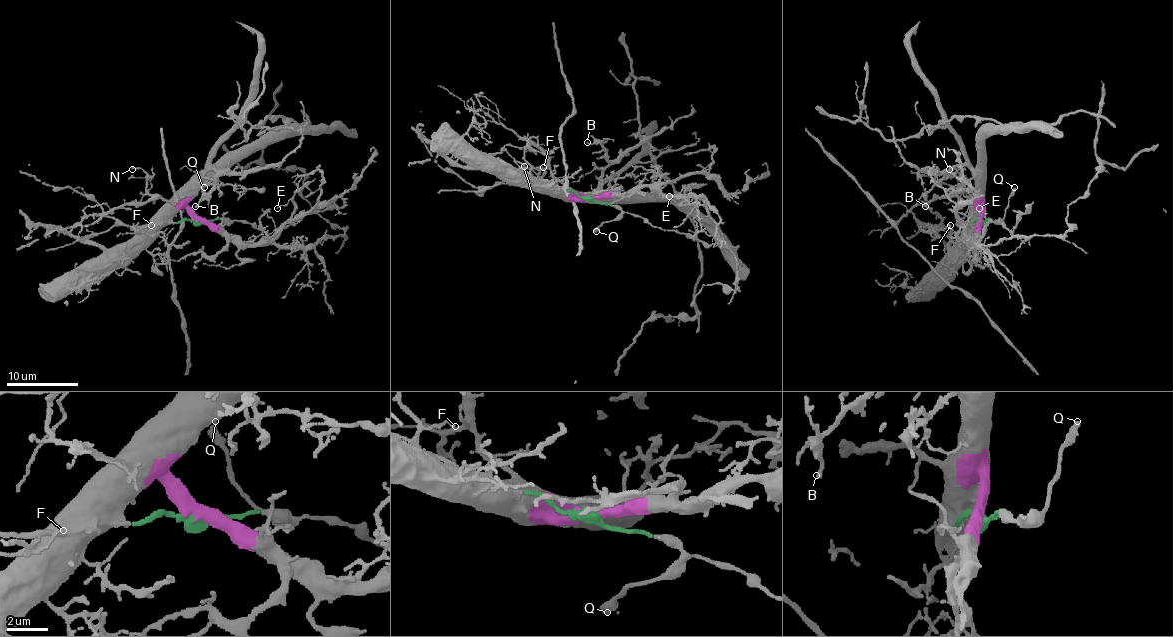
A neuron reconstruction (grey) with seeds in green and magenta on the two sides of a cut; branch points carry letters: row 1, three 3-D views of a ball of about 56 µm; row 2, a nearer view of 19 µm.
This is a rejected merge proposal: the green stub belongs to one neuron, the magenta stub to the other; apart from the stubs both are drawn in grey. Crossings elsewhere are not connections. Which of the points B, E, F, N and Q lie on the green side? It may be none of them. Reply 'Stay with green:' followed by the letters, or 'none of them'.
Stay with green: Q

